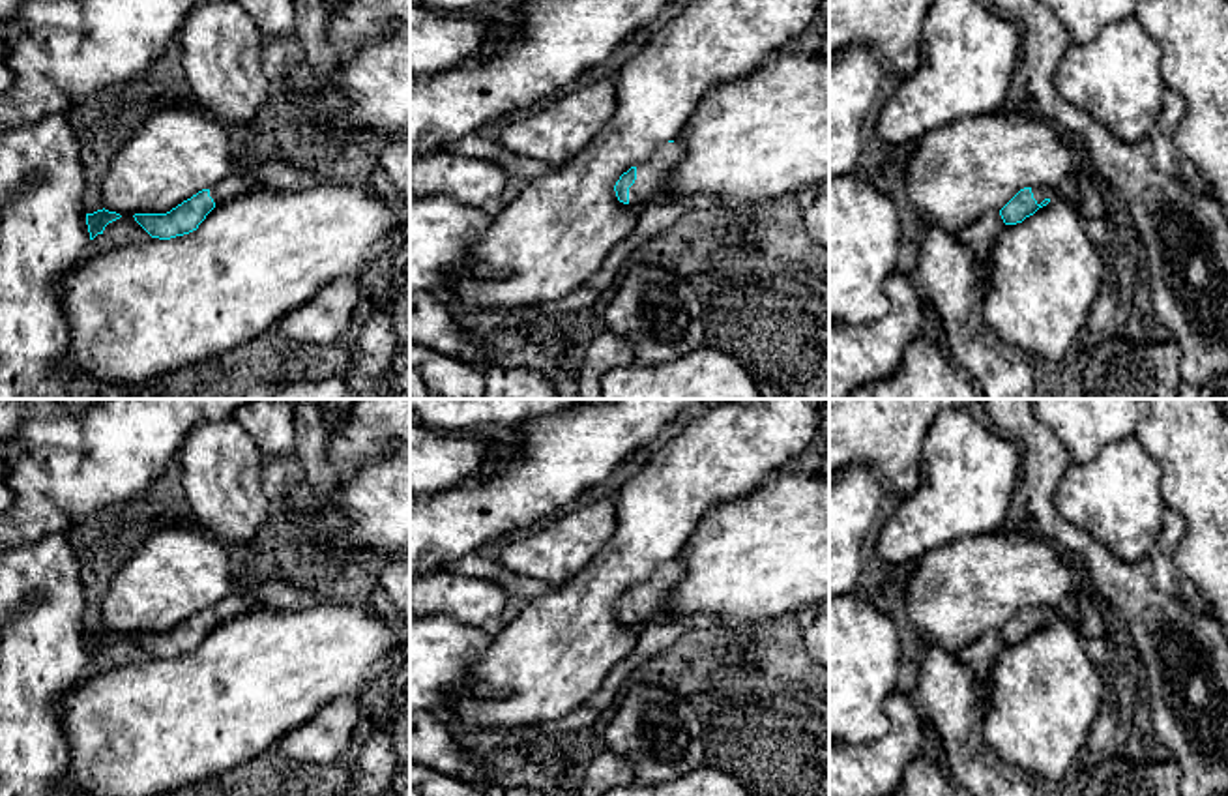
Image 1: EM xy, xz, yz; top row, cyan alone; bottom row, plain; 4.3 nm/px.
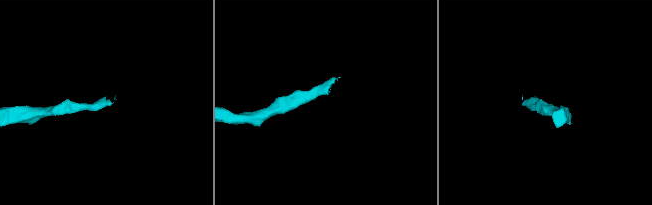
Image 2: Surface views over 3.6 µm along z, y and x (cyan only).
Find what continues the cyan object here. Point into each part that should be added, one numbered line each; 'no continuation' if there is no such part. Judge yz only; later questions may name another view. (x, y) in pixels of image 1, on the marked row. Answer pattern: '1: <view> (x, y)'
1: yz (1039, 191)

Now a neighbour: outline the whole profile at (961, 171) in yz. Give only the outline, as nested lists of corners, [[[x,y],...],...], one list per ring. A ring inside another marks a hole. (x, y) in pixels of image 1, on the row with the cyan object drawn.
[[[1003,109],[930,131],[914,146],[902,182],[927,227],[940,225],[957,234],[981,215],[1000,212],[1024,187],[1050,187],[1076,206],[1086,178],[1082,157],[1080,144],[1033,109]]]

